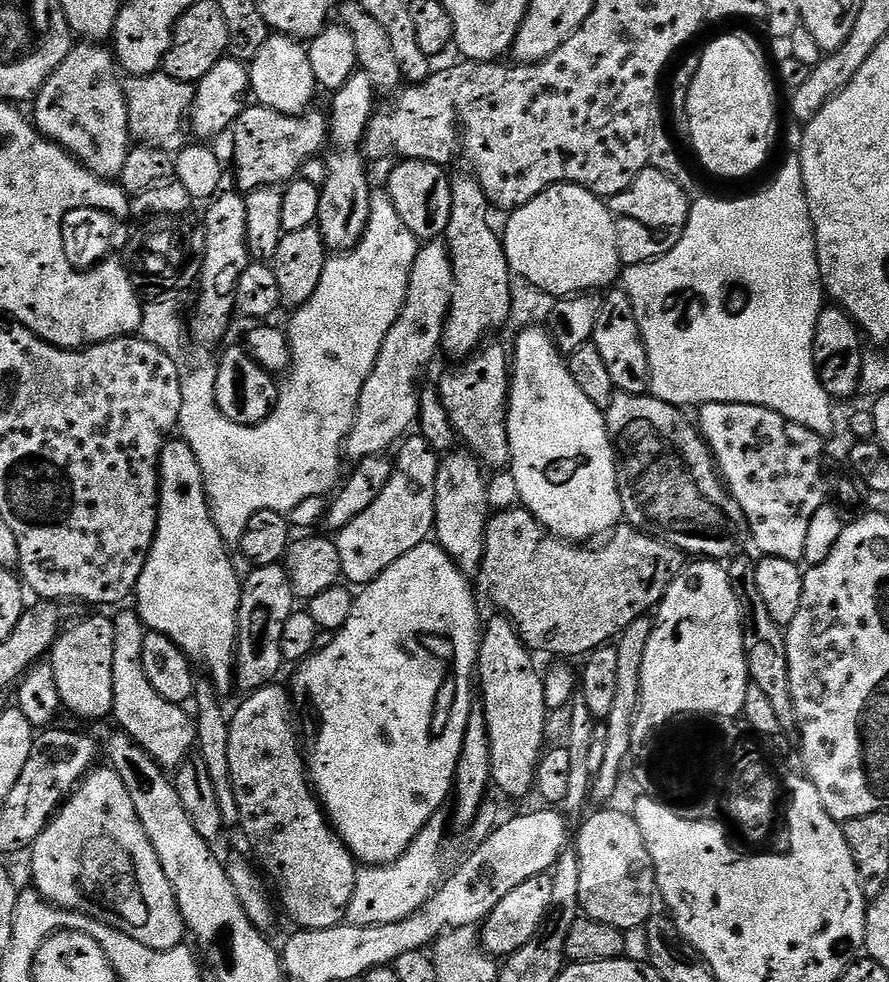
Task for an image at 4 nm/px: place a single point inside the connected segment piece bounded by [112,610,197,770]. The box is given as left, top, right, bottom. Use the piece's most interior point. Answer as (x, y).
(163, 730)

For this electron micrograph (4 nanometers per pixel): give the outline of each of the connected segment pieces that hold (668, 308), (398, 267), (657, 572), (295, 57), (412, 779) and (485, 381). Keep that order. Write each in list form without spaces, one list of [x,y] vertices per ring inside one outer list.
[[[799,155],[792,157],[780,168],[776,181],[765,192],[757,196],[744,196],[741,200],[715,200],[712,196],[704,196],[688,209],[688,221],[684,227],[682,238],[664,256],[656,260],[648,260],[644,264],[630,264],[622,272],[622,288],[628,293],[634,306],[634,318],[638,318],[638,330],[642,334],[642,342],[646,346],[646,354],[650,358],[650,392],[662,402],[685,406],[684,404],[749,404],[750,406],[766,406],[766,410],[774,410],[782,414],[782,418],[790,418],[790,422],[798,422],[798,426],[806,426],[821,438],[836,428],[836,416],[832,413],[834,401],[822,390],[822,382],[818,382],[818,374],[814,366],[814,330],[818,326],[818,314],[826,307],[824,283],[820,277],[818,254],[816,253],[816,235],[808,209],[808,199],[804,193],[802,182],[802,166]]]
[[[387,190],[373,191],[370,198],[368,225],[362,234],[362,238],[356,243],[356,247],[333,255],[326,262],[326,266],[322,270],[322,278],[318,282],[318,290],[314,290],[314,294],[310,294],[308,301],[291,313],[292,321],[289,322],[288,328],[286,327],[288,346],[292,349],[292,362],[286,372],[288,381],[282,384],[279,389],[272,413],[262,422],[239,424],[238,422],[230,422],[230,418],[226,418],[226,414],[222,414],[222,410],[216,401],[217,361],[215,359],[211,360],[210,357],[204,356],[193,368],[185,367],[183,369],[180,384],[184,387],[184,393],[182,394],[182,410],[180,411],[178,432],[185,442],[192,447],[198,462],[202,466],[204,489],[208,495],[208,505],[212,511],[214,526],[218,526],[218,534],[222,534],[222,542],[228,549],[239,549],[242,534],[246,534],[246,522],[250,522],[250,518],[254,518],[254,514],[258,514],[258,510],[274,510],[275,512],[291,514],[295,507],[300,502],[305,501],[306,498],[311,496],[327,497],[329,495],[327,492],[330,491],[329,493],[331,493],[341,483],[340,456],[342,460],[342,453],[345,451],[348,435],[354,426],[354,418],[358,410],[358,398],[362,394],[362,386],[366,386],[366,378],[370,378],[370,370],[374,370],[374,362],[378,362],[378,354],[382,350],[382,342],[386,342],[386,334],[390,334],[390,326],[394,326],[394,322],[398,322],[398,314],[402,314],[402,306],[406,302],[406,294],[408,293],[410,270],[416,261],[417,251],[418,241],[416,235],[409,230],[406,222],[402,222],[402,218],[398,218],[398,210],[394,210],[394,202],[390,198],[390,194]]]
[[[517,506],[504,511],[497,511],[489,519],[486,526],[484,561],[480,563],[478,576],[479,579],[484,579],[484,584],[488,587],[489,598],[496,600],[497,606],[500,607],[497,609],[516,625],[516,633],[520,635],[525,646],[533,653],[549,652],[552,656],[580,656],[579,658],[584,658],[594,649],[603,648],[609,642],[615,641],[620,632],[626,630],[626,626],[630,626],[630,622],[634,622],[634,618],[649,615],[664,599],[666,590],[672,585],[676,575],[684,569],[685,563],[685,553],[681,552],[679,548],[675,548],[674,545],[663,538],[657,538],[647,532],[642,532],[639,528],[634,528],[627,522],[613,528],[603,542],[569,542],[560,539],[559,536],[549,534],[544,525],[539,524],[527,508]]]
[[[269,35],[262,50],[258,50],[256,57],[250,61],[250,92],[253,97],[256,95],[255,103],[261,108],[278,110],[291,116],[298,116],[301,112],[309,111],[313,107],[312,99],[315,98],[316,92],[318,93],[318,85],[314,78],[314,70],[310,70],[307,47],[290,36]]]
[[[425,542],[414,546],[398,562],[394,562],[377,580],[363,585],[352,601],[350,618],[346,626],[333,635],[330,646],[316,648],[307,659],[301,660],[296,673],[292,676],[290,692],[295,703],[308,704],[308,721],[304,728],[312,735],[313,744],[306,748],[306,767],[310,783],[320,798],[321,805],[340,839],[361,865],[389,864],[397,860],[412,845],[416,835],[430,823],[433,816],[441,811],[444,799],[453,795],[452,781],[456,779],[458,754],[462,750],[462,738],[466,734],[466,722],[472,713],[474,703],[474,673],[476,657],[480,655],[482,619],[480,608],[476,605],[476,596],[472,593],[469,577],[460,571],[435,542]]]
[[[485,343],[483,347],[472,353],[438,381],[441,400],[445,404],[446,414],[457,437],[470,449],[473,456],[485,465],[493,464],[493,469],[504,470],[509,467],[510,438],[508,437],[508,390],[510,387],[510,356],[500,344]]]

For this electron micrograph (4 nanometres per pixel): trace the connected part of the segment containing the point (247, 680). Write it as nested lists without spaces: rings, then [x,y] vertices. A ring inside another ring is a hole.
[[[283,563],[262,566],[261,568],[253,567],[248,575],[243,577],[234,657],[234,684],[237,689],[241,688],[241,693],[257,692],[279,677],[276,675],[279,674],[280,667],[284,668],[286,664],[282,654],[283,631],[287,619],[290,618],[297,604],[297,594],[292,589],[287,567]]]

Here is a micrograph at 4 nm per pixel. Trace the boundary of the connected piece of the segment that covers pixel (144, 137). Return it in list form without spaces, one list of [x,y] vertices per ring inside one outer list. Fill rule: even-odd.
[[[157,70],[152,72],[148,76],[128,76],[127,79],[123,81],[124,86],[124,97],[128,100],[128,131],[131,133],[133,137],[136,136],[138,139],[137,141],[143,142],[145,145],[148,146],[156,146],[159,145],[161,142],[168,142],[164,140],[172,140],[175,138],[176,135],[179,134],[183,128],[186,128],[186,121],[189,119],[191,110],[192,110],[192,101],[196,99],[196,88],[193,87],[191,84],[184,84],[180,80],[175,80],[174,78],[170,78],[167,74],[164,73],[162,70]]]

